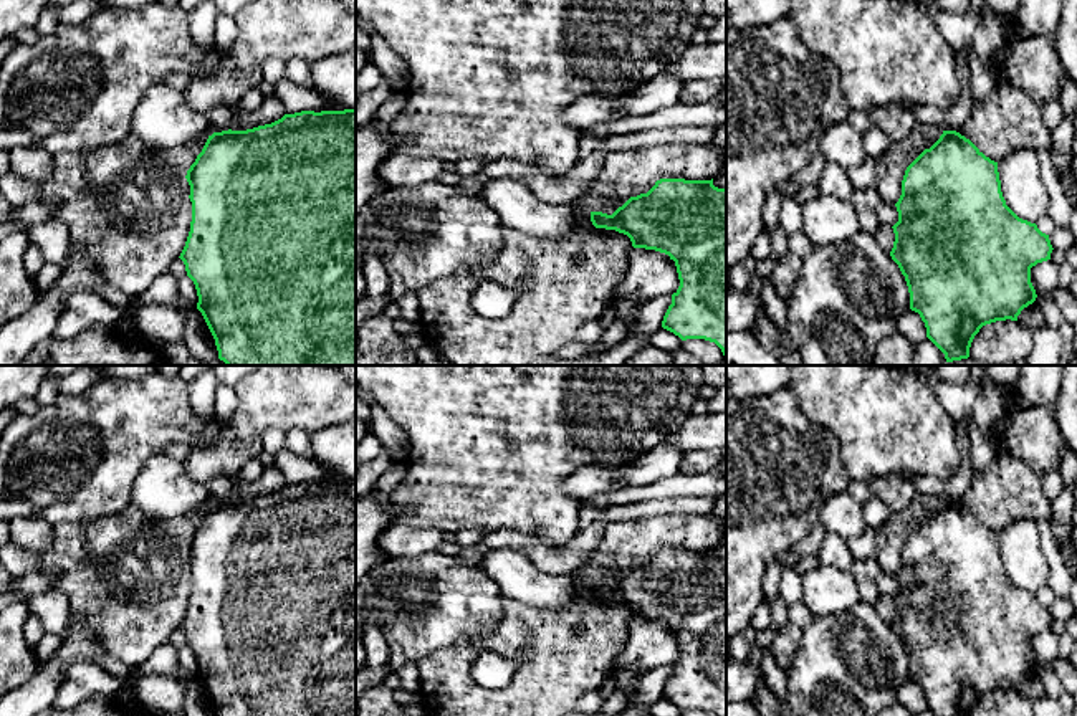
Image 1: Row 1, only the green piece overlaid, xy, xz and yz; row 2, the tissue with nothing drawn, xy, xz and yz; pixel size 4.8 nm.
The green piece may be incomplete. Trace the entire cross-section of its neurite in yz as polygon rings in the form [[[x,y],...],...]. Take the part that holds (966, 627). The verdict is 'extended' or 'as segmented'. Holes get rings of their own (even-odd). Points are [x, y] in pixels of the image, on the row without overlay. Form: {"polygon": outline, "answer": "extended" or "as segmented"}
{"polygon": [[[943,501],[940,509],[907,537],[895,577],[898,592],[892,597],[895,612],[890,627],[905,647],[910,680],[920,685],[926,708],[935,716],[971,716],[983,696],[1017,691],[1021,681],[1036,671],[1031,638],[1051,630],[1054,618],[1049,605],[1006,575],[998,532],[986,527],[969,509],[956,501]]], "answer": "as segmented"}

